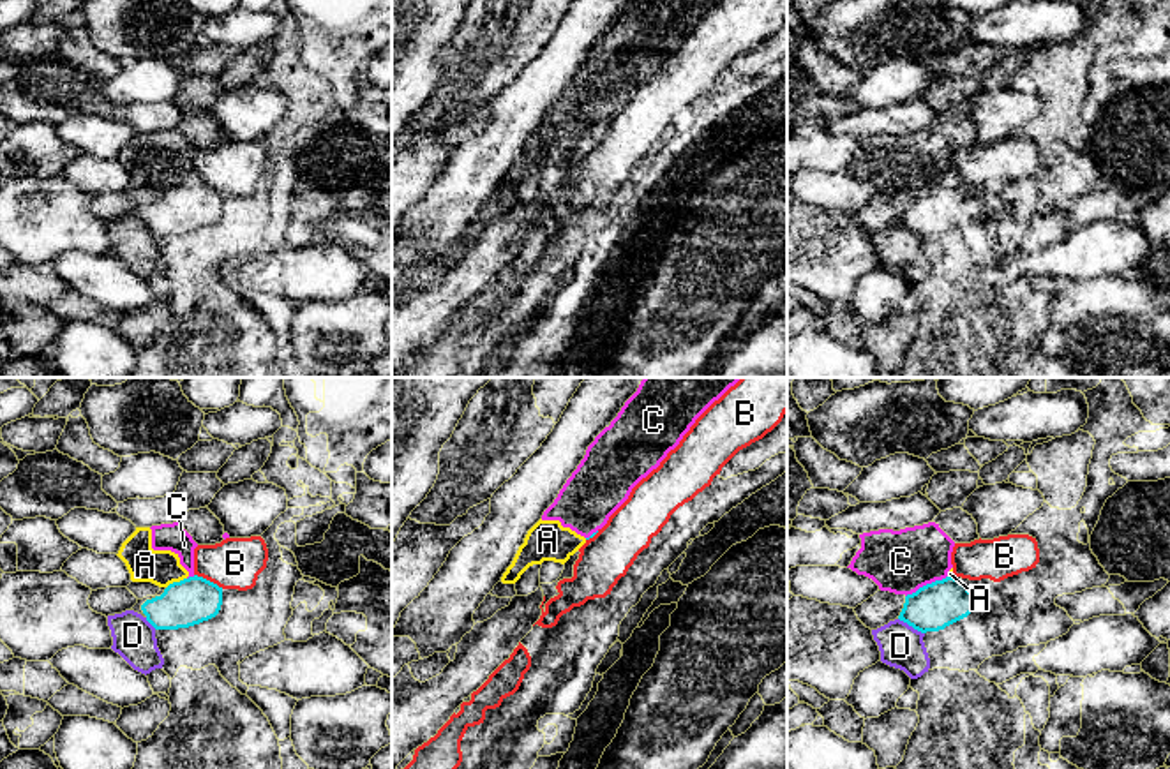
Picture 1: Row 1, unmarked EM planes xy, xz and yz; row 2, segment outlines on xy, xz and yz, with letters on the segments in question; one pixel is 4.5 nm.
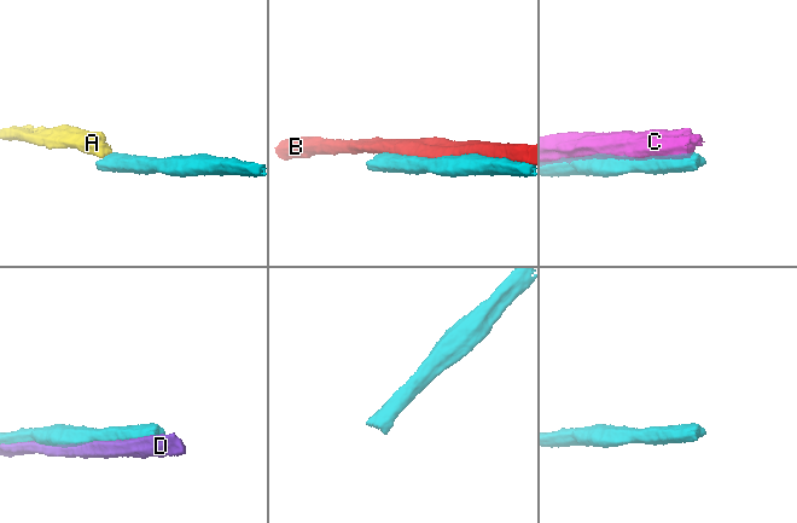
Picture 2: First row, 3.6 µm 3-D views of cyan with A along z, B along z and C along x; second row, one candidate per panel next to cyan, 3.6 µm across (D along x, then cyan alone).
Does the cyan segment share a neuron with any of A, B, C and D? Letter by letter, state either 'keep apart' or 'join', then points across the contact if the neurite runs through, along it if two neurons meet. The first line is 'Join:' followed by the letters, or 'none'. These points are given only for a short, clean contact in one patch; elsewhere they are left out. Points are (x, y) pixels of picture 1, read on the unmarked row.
Join: none
A: keep apart | along xy (186, 182), (166, 193)
B: keep apart
C: keep apart
D: keep apart

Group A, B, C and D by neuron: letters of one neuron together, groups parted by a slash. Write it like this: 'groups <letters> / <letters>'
groups A C / B / D

